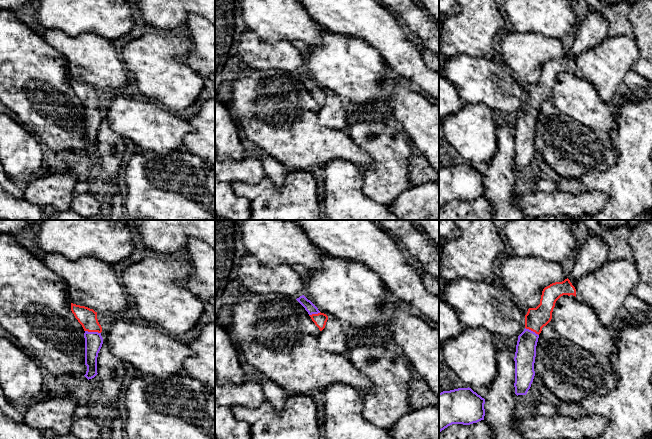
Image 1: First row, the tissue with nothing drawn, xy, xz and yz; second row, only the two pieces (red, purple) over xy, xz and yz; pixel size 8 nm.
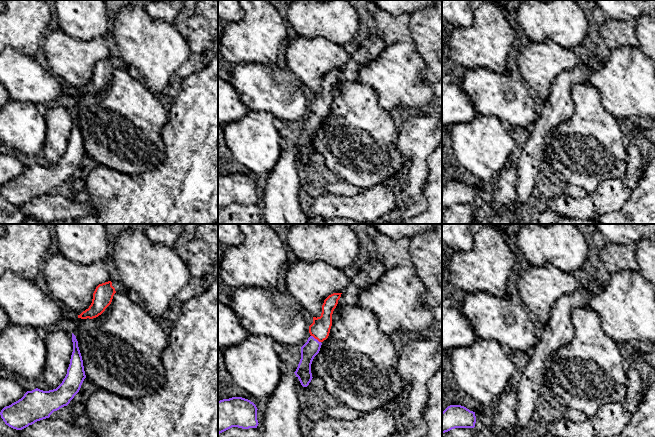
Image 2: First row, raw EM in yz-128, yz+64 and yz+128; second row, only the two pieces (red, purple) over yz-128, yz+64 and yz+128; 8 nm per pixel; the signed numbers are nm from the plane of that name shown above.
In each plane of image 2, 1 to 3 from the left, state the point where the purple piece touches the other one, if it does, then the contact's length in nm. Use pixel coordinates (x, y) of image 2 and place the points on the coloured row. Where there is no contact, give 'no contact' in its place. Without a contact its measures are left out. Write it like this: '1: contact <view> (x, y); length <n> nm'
1: no contact
2: contact yz+64 (316, 338); length 100 nm
3: no contact

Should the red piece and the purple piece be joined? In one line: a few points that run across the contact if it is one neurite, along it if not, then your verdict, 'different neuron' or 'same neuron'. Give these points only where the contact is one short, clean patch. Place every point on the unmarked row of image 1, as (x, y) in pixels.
line xy (87, 93), (93, 107), (93, 116); same neuron

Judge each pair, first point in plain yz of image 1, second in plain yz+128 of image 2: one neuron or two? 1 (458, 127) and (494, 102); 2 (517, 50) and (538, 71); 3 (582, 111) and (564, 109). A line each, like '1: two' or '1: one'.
1: two
2: one
3: two

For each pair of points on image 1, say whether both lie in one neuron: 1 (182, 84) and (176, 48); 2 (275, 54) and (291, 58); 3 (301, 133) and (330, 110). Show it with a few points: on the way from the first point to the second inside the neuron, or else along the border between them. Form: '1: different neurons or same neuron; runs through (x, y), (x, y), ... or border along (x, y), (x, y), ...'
1: same neuron; runs through (173, 75), (170, 72), (170, 57)
2: same neuron; runs through (279, 55), (287, 57)
3: different neurons; border along (320, 107), (319, 121), (326, 126), (340, 130)

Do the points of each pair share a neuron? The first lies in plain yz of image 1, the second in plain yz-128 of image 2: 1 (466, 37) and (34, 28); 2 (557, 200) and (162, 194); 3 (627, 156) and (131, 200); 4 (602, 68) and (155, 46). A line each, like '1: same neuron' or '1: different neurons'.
1: same neuron
2: different neurons
3: same neuron
4: same neuron

